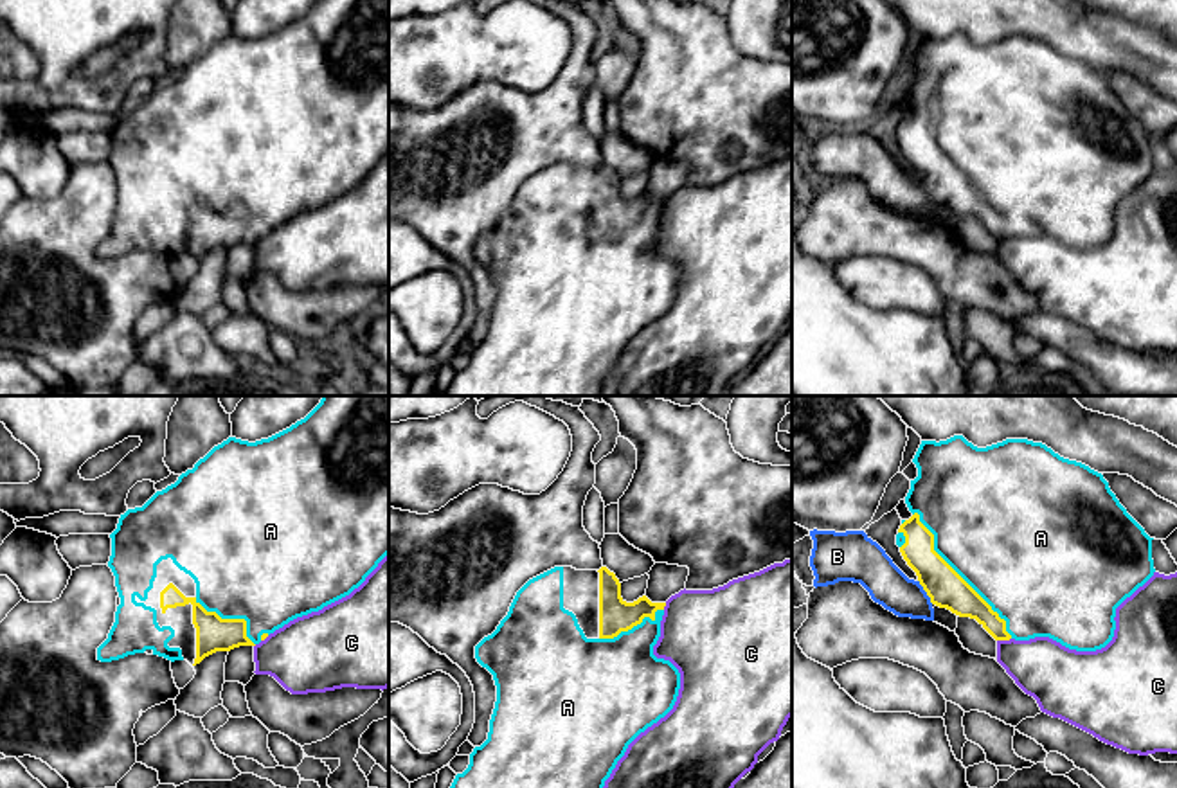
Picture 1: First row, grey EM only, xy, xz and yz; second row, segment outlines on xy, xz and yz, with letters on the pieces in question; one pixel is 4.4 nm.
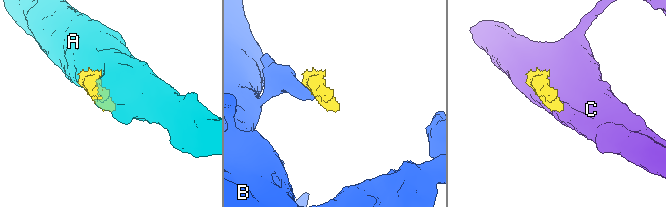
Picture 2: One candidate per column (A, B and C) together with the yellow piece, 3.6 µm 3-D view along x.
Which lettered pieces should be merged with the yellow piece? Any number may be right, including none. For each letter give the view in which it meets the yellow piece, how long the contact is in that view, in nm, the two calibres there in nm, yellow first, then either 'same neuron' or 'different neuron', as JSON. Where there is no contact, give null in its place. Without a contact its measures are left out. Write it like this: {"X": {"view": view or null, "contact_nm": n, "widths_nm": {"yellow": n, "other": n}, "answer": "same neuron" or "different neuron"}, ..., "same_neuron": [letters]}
{"A": {"view": "yz", "contact_nm": 700, "widths_nm": {"yellow": 170, "other": 500}, "answer": "same neuron"}, "B": {"view": "yz", "contact_nm": 130, "widths_nm": {"yellow": 170, "other": 180}, "answer": "different neuron"}, "C": {"view": "yz", "contact_nm": 70, "widths_nm": {"yellow": 140, "other": 280}, "answer": "different neuron"}, "same_neuron": ["A"]}

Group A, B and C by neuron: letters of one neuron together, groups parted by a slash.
A / B / C

